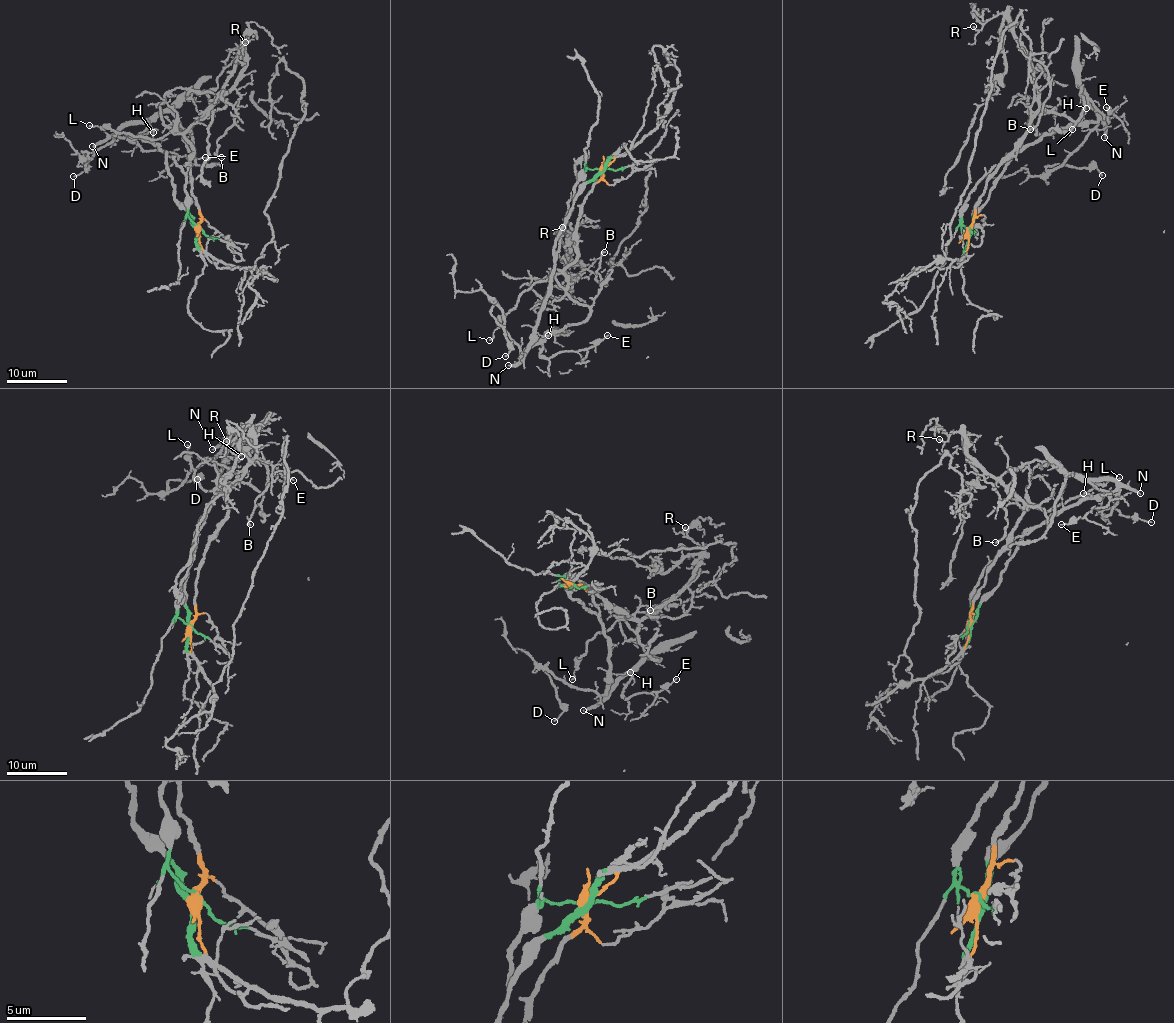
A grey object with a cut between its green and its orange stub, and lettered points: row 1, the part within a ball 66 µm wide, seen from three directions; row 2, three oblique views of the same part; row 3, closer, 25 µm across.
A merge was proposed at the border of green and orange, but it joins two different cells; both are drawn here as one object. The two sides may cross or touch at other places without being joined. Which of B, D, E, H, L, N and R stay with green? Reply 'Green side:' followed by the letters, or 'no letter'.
Green side: D, E, H, N

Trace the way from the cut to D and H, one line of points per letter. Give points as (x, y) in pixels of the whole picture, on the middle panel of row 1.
D: (603, 169), (575, 198), (556, 239), (536, 340), (523, 356), (495, 303), (491, 315), (511, 349), (505, 356)
H: (603, 169), (575, 198), (556, 239), (554, 270), (536, 330), (543, 337), (549, 336)

